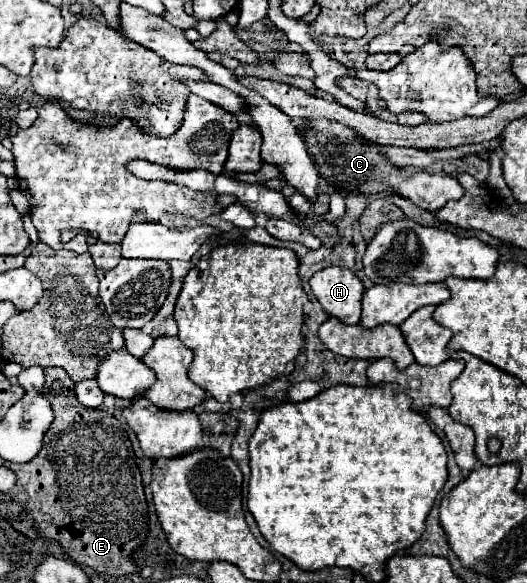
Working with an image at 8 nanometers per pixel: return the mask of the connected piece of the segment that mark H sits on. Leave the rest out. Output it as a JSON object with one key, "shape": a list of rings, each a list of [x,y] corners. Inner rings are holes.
{"shape":[[[326,267],[310,277],[310,289],[330,317],[346,325],[360,321],[360,299],[364,293],[362,281],[350,269]]]}

